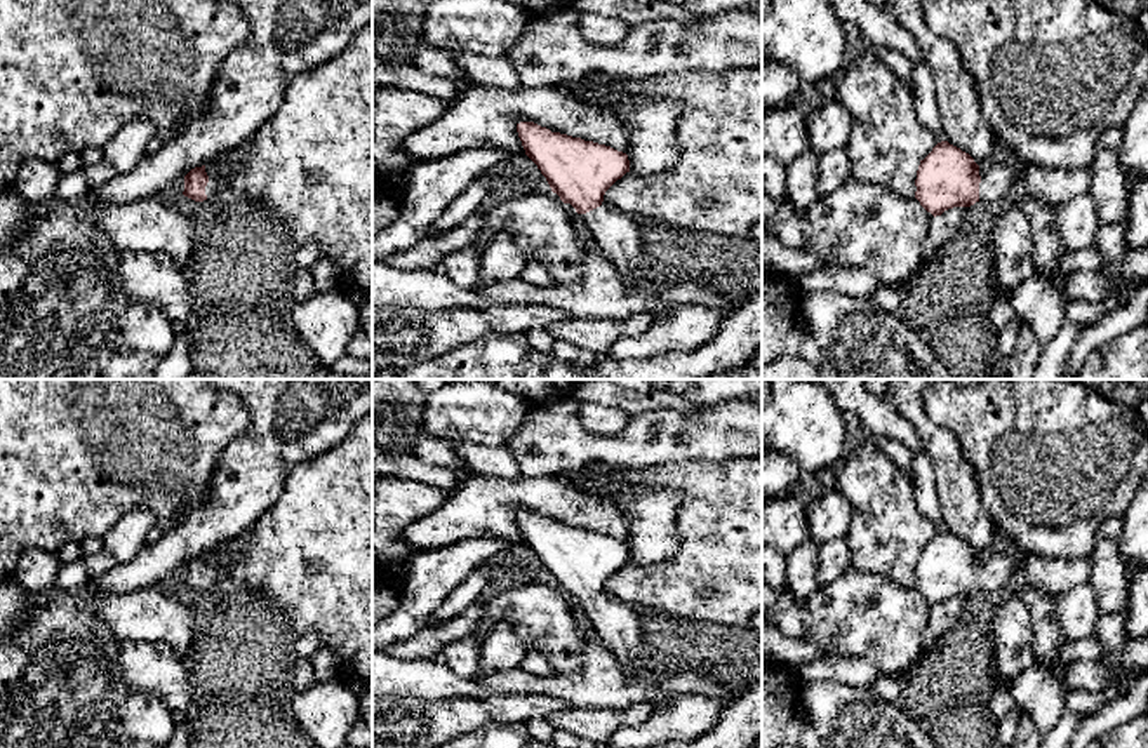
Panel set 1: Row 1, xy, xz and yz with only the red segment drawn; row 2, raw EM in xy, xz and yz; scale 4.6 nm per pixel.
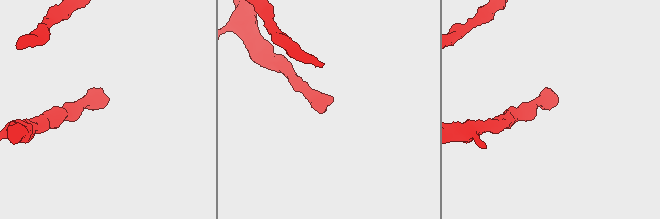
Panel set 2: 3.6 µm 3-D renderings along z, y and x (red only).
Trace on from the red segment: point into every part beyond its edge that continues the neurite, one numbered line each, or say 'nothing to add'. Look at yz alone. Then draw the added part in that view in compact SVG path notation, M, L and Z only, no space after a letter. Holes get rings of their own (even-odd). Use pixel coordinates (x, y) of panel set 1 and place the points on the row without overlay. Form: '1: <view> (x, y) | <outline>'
1: yz (999, 569) | M1018 551L979 555L979 590L998 591L1021 579L1025 557Z

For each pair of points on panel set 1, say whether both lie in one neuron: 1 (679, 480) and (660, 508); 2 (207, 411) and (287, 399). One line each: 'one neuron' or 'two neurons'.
1: two neurons
2: two neurons

